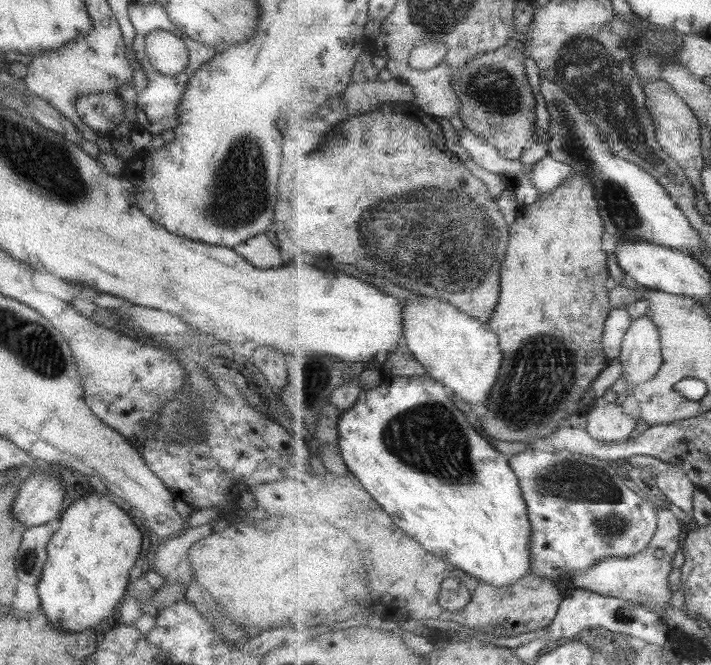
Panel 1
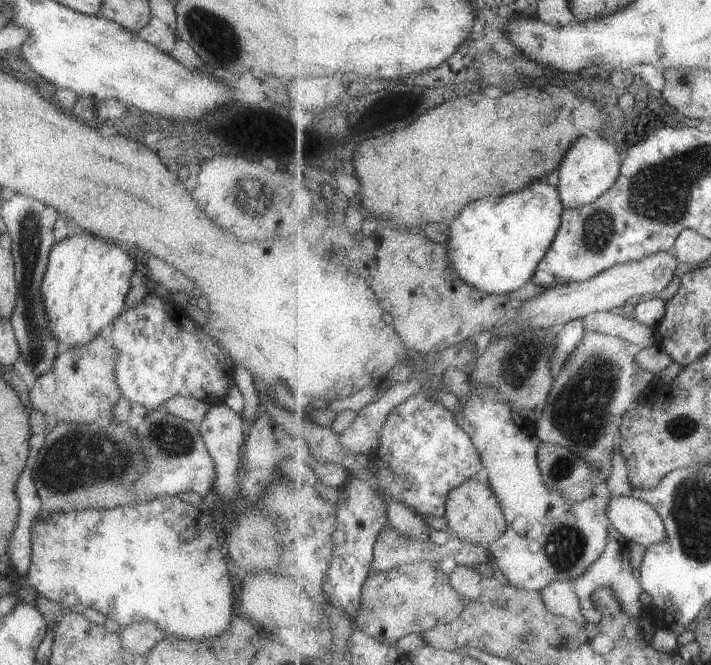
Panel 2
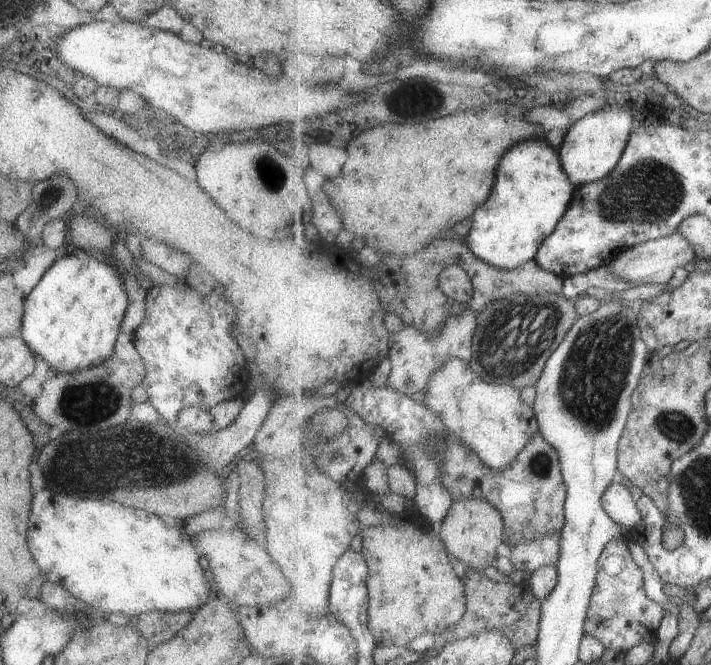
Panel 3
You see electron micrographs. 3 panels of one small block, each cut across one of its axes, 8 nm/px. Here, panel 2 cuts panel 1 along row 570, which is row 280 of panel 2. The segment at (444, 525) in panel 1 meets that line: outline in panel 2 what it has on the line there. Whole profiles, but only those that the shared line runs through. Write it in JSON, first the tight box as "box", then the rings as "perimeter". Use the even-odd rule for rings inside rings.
{"box":[450,178,564,295],"perimeter":[[[544,178],[508,195],[491,195],[473,204],[469,203],[460,215],[450,222],[450,266],[460,274],[462,281],[483,292],[494,295],[515,292],[532,279],[538,264],[552,247],[562,225],[564,209],[560,188],[545,182]]]}

